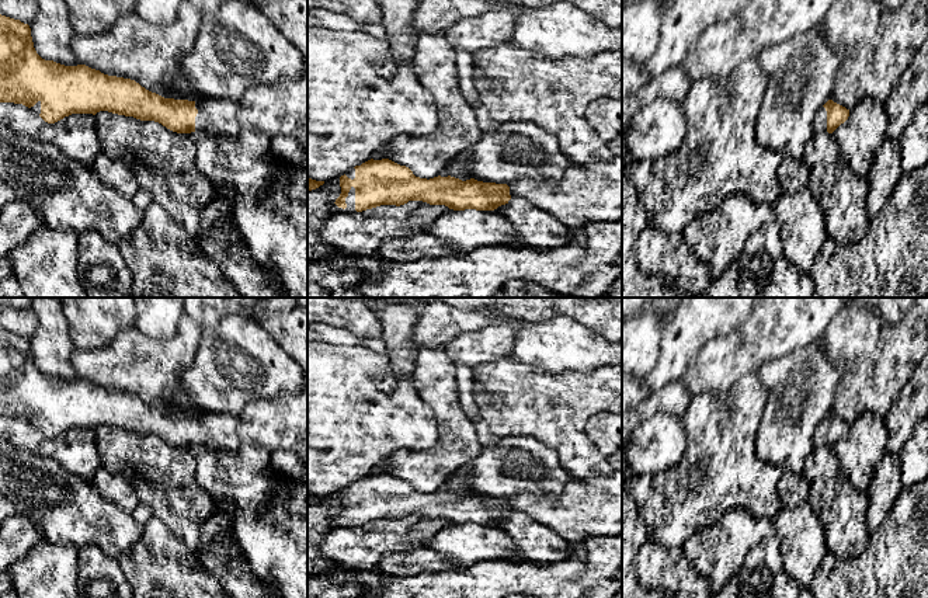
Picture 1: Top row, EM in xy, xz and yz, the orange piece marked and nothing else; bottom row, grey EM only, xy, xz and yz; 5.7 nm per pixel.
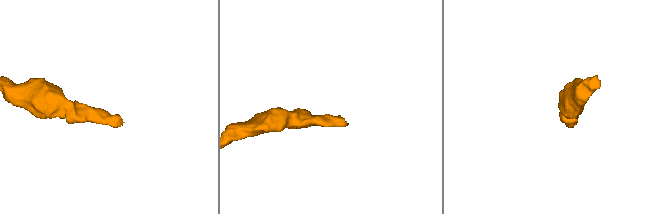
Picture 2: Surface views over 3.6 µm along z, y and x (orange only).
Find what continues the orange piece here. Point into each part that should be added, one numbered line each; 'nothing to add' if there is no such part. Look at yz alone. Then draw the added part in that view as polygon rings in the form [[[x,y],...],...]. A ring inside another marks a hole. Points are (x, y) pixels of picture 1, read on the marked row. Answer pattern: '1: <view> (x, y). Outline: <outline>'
1: yz (820, 121). Outline: [[[821,107],[817,111],[814,122],[813,122],[813,126],[814,126],[814,132],[816,133],[818,133],[818,132],[827,132],[827,111],[826,111],[824,107]]]

